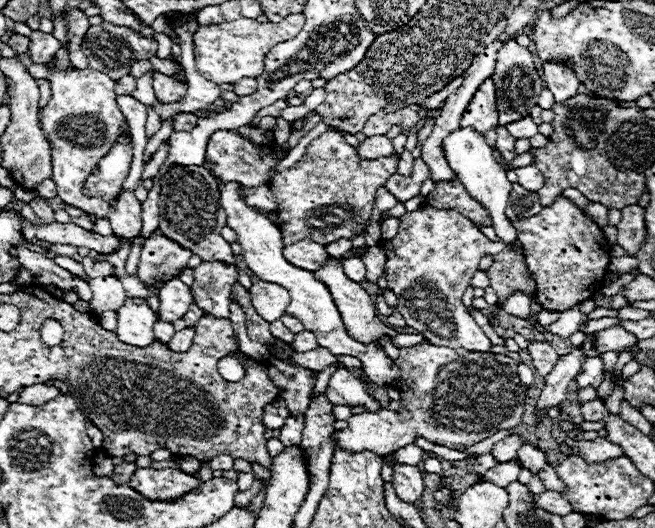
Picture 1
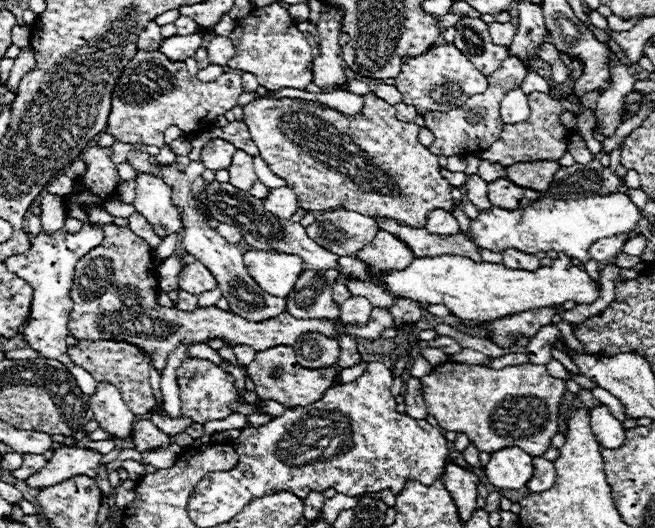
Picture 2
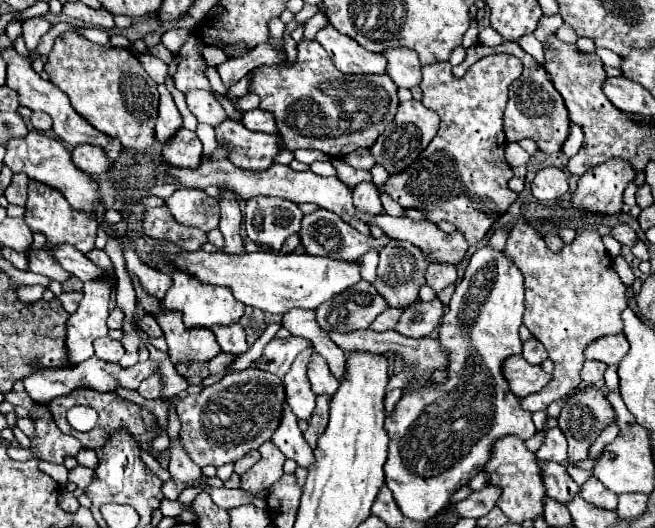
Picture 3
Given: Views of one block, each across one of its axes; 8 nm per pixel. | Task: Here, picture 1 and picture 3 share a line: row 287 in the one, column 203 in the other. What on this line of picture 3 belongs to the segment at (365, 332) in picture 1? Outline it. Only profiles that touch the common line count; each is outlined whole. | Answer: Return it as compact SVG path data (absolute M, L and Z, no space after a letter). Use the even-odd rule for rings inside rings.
M164 310L152 314L158 326L164 330L168 342L168 356L178 362L208 362L220 352L212 330L184 330L184 322L176 310Z

